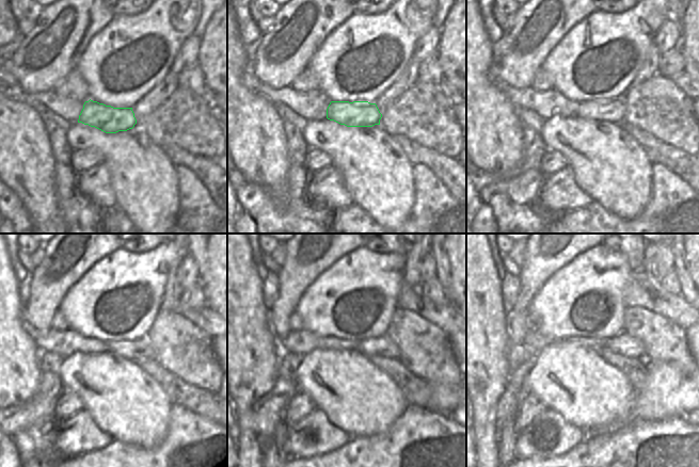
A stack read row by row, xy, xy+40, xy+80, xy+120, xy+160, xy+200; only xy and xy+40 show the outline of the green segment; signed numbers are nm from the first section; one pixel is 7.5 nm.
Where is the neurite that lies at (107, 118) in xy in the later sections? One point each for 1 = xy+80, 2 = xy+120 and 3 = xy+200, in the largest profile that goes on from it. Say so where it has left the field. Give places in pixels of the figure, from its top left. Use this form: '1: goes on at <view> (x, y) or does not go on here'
1: goes on at xy+80 (609, 110)
2: goes on at xy+120 (141, 349)
3: goes on at xy+200 (624, 344)

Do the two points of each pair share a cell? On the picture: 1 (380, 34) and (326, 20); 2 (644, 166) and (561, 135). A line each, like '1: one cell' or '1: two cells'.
1: two cells
2: one cell

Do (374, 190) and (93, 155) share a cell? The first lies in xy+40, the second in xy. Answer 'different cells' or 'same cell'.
different cells

